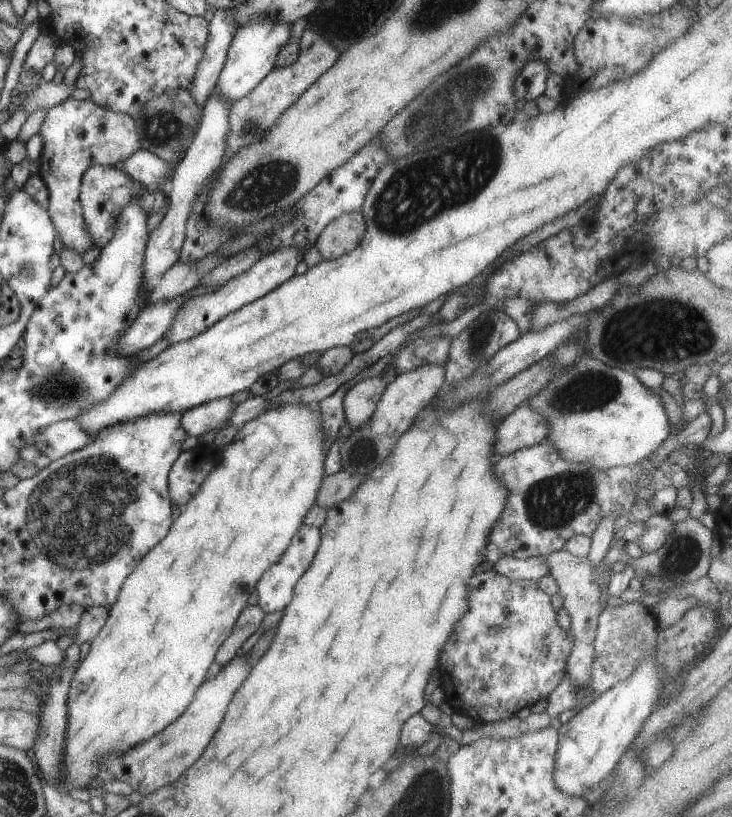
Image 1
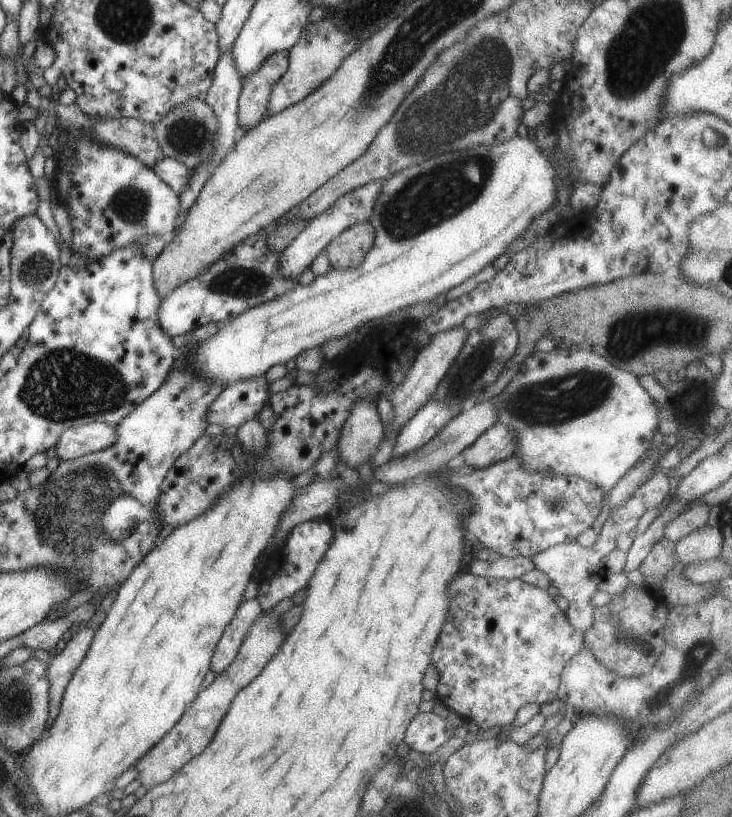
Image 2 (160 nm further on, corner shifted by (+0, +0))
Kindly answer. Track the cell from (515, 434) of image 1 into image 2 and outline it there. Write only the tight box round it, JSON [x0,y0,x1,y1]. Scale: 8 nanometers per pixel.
[461,423,516,469]

